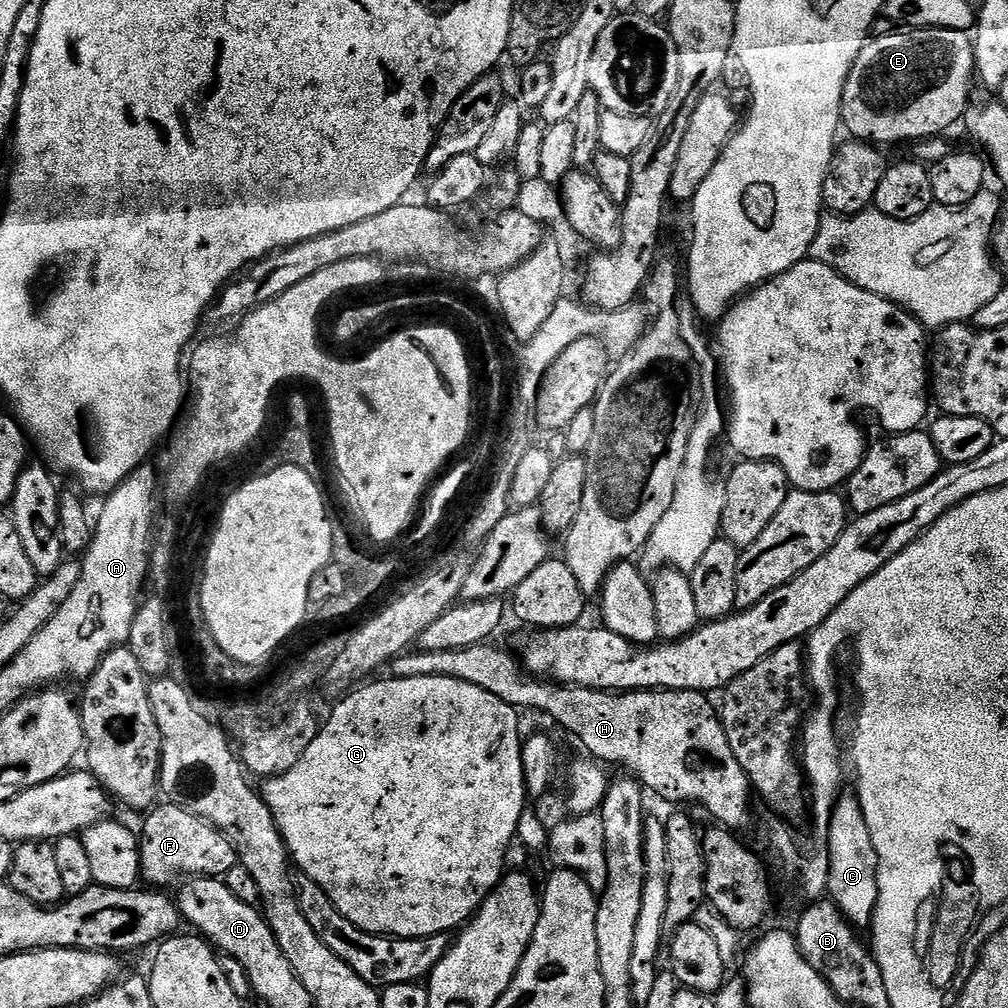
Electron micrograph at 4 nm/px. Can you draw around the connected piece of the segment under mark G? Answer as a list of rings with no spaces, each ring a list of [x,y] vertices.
[[[449,676],[391,679],[380,680],[377,684],[365,683],[343,697],[328,721],[325,724],[323,721],[314,742],[297,762],[295,769],[282,776],[265,779],[262,795],[295,867],[300,867],[308,875],[305,877],[327,894],[347,920],[354,922],[354,926],[358,926],[363,932],[370,932],[374,936],[421,940],[426,936],[455,933],[471,921],[484,905],[484,901],[495,892],[496,885],[505,875],[504,859],[508,856],[508,847],[517,839],[520,819],[526,813],[524,798],[529,793],[524,781],[523,743],[520,720],[516,717],[519,716],[517,709],[503,704],[496,696],[470,682],[455,680]]]

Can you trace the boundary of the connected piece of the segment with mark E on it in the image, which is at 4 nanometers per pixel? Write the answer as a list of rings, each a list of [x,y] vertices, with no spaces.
[[[910,28],[907,30],[892,30],[889,36],[880,36],[877,38],[869,39],[868,43],[864,45],[862,51],[858,54],[858,58],[854,62],[854,66],[850,70],[850,74],[846,78],[846,86],[842,90],[842,106],[840,107],[840,119],[842,121],[843,127],[848,128],[848,136],[855,138],[857,140],[862,140],[865,142],[875,142],[877,145],[885,146],[884,144],[900,144],[903,140],[912,140],[911,142],[919,142],[922,140],[931,140],[933,138],[940,138],[945,135],[944,131],[947,128],[952,128],[955,124],[959,125],[964,118],[964,111],[968,109],[970,103],[970,97],[968,94],[972,90],[972,80],[974,84],[974,77],[976,76],[976,58],[974,56],[974,46],[972,45],[972,36],[968,32],[959,32],[958,30],[946,30],[945,28]]]

